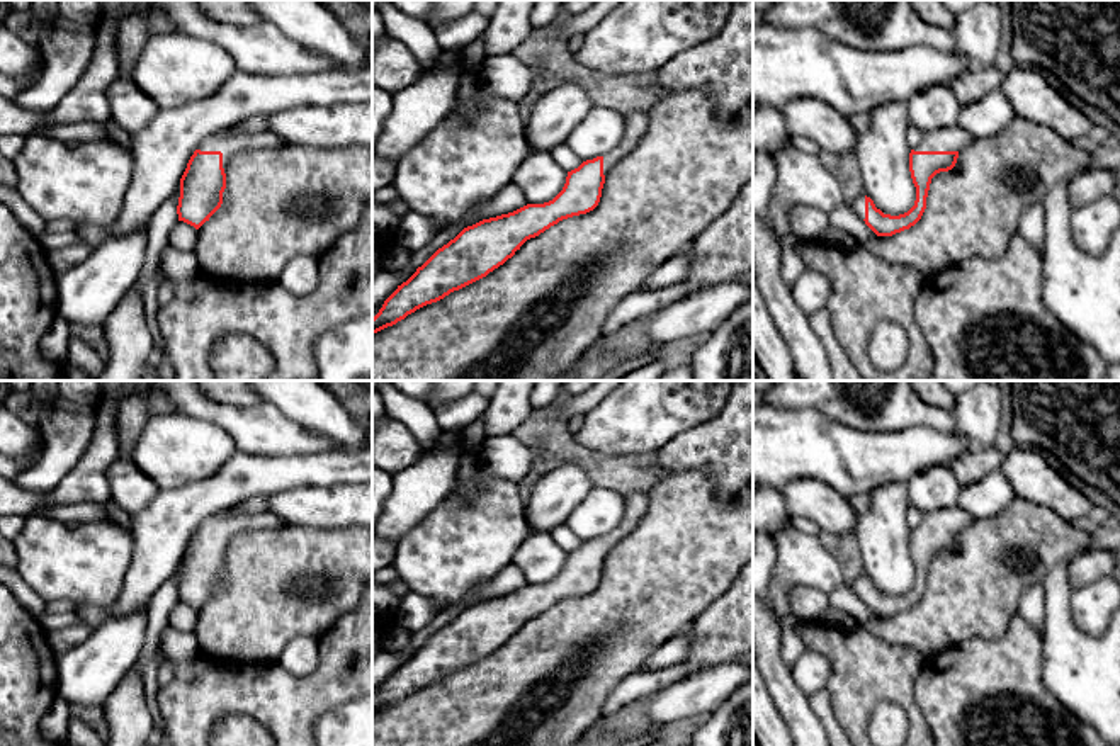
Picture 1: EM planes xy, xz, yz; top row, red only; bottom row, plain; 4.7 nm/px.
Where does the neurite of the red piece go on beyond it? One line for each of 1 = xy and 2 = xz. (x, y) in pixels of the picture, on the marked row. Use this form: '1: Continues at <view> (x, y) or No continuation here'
1: Continues at xy (230, 145)
2: Continues at xz (636, 121)

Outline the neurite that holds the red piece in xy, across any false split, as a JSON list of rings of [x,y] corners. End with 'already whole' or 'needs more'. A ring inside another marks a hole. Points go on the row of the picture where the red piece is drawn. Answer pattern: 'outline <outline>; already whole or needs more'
outline [[[270,129],[248,134],[224,131],[202,139],[180,178],[178,221],[168,235],[168,246],[182,251],[194,250],[197,229],[223,204],[226,170],[238,153],[270,150],[280,144],[280,138]]]; needs more

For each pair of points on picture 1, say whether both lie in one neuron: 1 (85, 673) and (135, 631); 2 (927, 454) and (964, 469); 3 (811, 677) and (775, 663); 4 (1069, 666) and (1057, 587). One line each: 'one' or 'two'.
1: one
2: two
3: two
4: one

